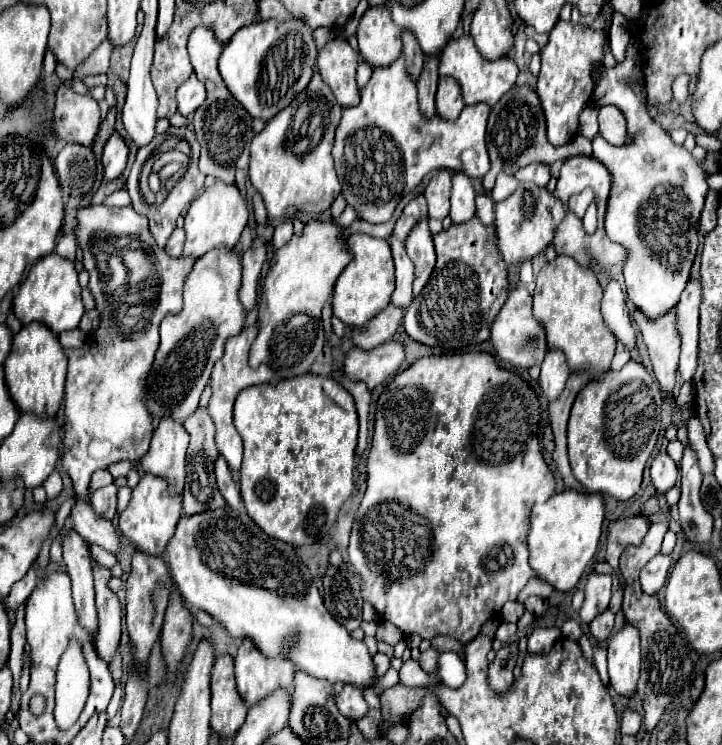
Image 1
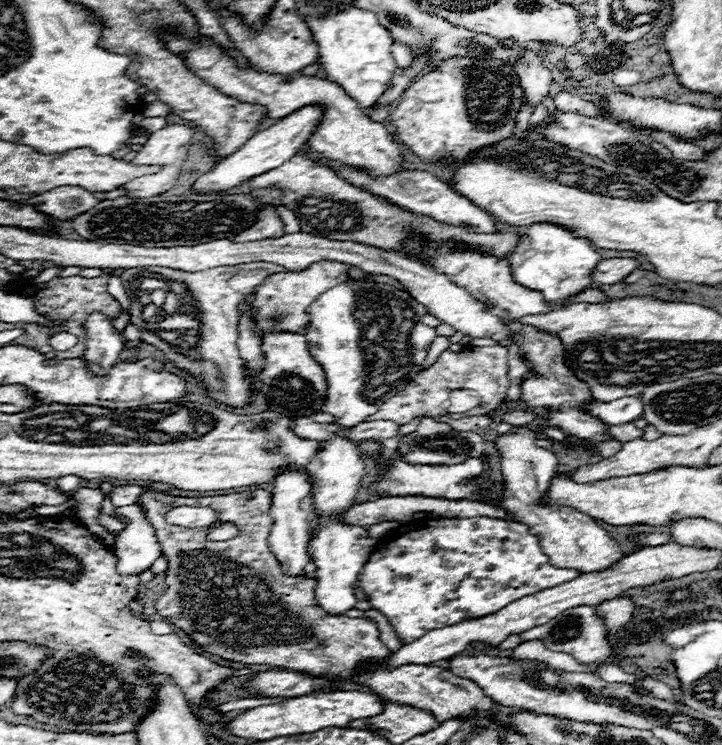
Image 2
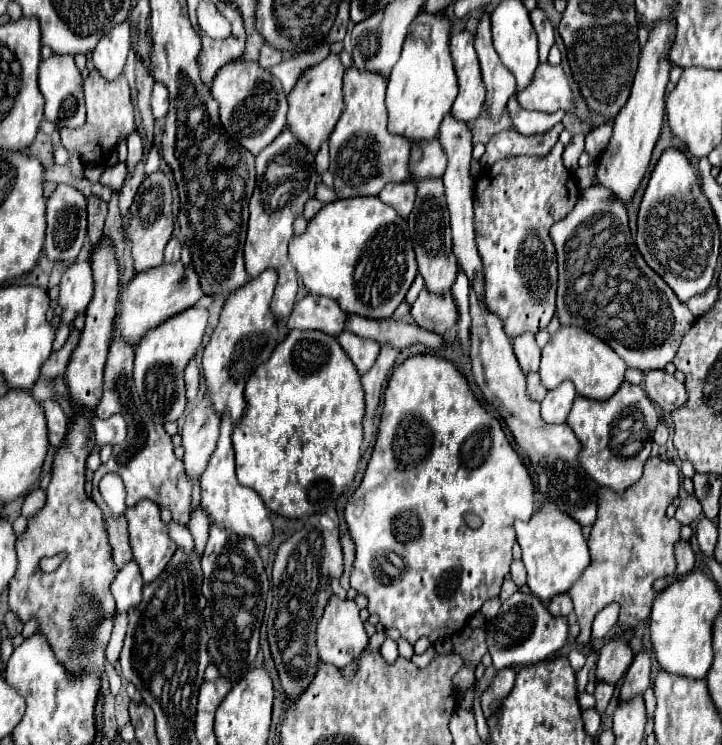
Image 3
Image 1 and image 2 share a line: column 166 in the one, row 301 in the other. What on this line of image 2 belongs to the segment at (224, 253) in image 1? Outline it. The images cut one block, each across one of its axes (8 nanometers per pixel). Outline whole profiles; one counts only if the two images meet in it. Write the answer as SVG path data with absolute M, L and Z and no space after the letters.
M352 280L330 288L312 304L308 314L310 324L304 330L308 350L328 372L328 404L324 404L322 410L332 414L336 418L334 424L342 428L366 422L368 416L378 412L384 400L404 390L404 386L418 374L426 352L436 338L436 330L422 324L422 316L426 314L422 304L418 304L408 292L374 280Z

